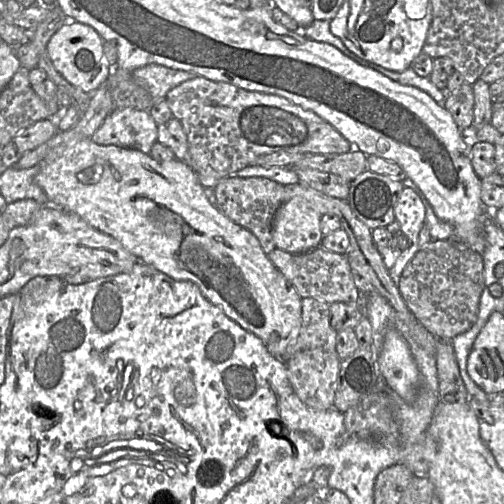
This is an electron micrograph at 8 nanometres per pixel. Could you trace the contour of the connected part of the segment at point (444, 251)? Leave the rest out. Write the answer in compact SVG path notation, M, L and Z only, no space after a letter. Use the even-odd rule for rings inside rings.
M457 237L431 241L406 266L398 287L418 321L436 338L451 340L469 330L477 321L485 288L482 255Z

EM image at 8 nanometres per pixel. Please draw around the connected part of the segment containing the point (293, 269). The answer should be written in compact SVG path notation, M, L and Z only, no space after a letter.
M321 246L302 254L293 254L277 247L268 254L274 266L296 289L301 298L315 298L328 304L344 302L361 306L365 314L365 296L357 288L347 256Z

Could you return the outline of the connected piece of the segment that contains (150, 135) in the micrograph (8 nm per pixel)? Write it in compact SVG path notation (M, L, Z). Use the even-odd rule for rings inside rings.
M115 109L91 139L99 145L115 145L149 154L157 141L158 125L148 111Z

